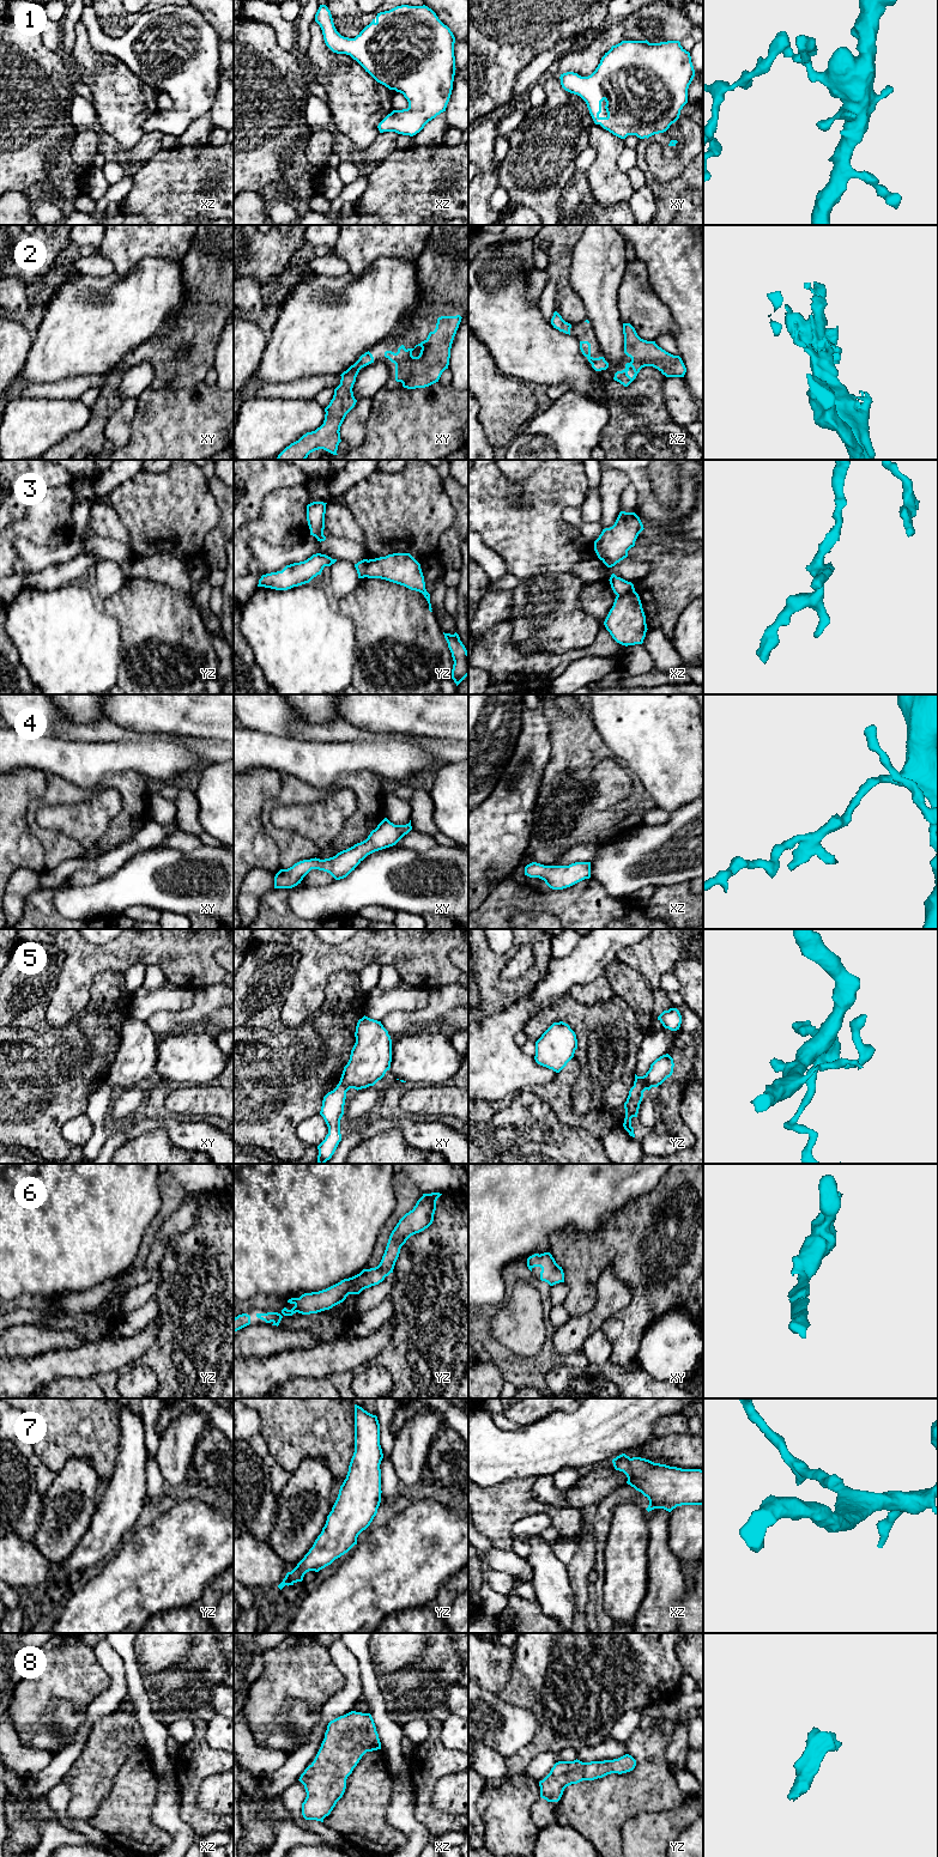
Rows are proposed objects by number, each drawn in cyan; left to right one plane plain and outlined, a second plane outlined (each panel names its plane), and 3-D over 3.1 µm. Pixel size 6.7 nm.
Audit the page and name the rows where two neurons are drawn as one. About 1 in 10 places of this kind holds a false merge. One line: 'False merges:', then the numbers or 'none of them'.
False merges: none of them

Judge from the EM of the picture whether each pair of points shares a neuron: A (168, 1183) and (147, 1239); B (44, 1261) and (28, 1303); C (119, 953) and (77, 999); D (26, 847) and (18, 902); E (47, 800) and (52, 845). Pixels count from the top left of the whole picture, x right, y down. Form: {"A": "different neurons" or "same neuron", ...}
{"A": "same neuron", "B": "different neurons", "C": "same neuron", "D": "different neurons", "E": "same neuron"}

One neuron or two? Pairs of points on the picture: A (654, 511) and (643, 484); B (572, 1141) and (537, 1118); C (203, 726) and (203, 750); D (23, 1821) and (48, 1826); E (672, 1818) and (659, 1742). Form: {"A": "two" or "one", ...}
{"A": "one", "B": "one", "C": "two", "D": "two", "E": "two"}

